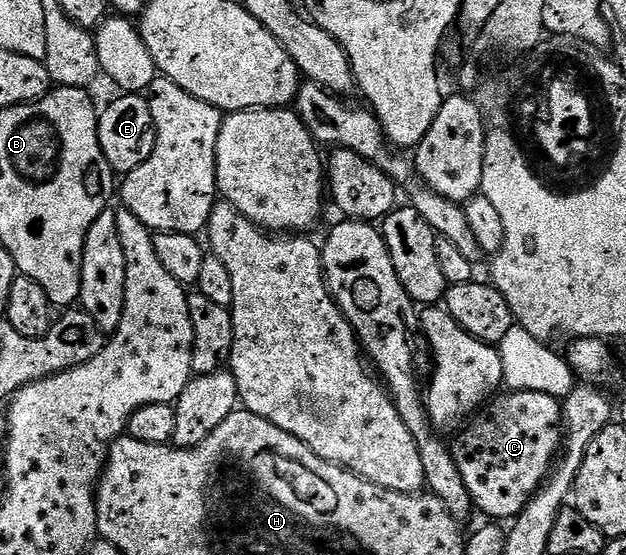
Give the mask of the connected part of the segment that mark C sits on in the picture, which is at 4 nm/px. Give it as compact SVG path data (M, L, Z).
M511 390L503 394L505 396L497 395L489 399L455 433L456 441L453 439L450 444L452 457L458 466L458 474L462 474L462 482L466 482L466 490L470 490L475 511L481 512L484 518L492 522L511 522L522 514L532 495L544 483L550 471L550 465L557 459L558 449L562 444L564 410L557 397L541 392Z

